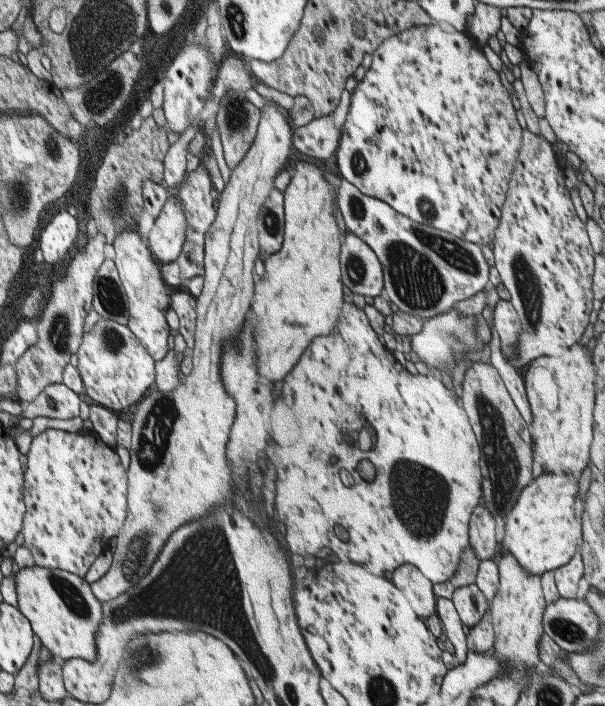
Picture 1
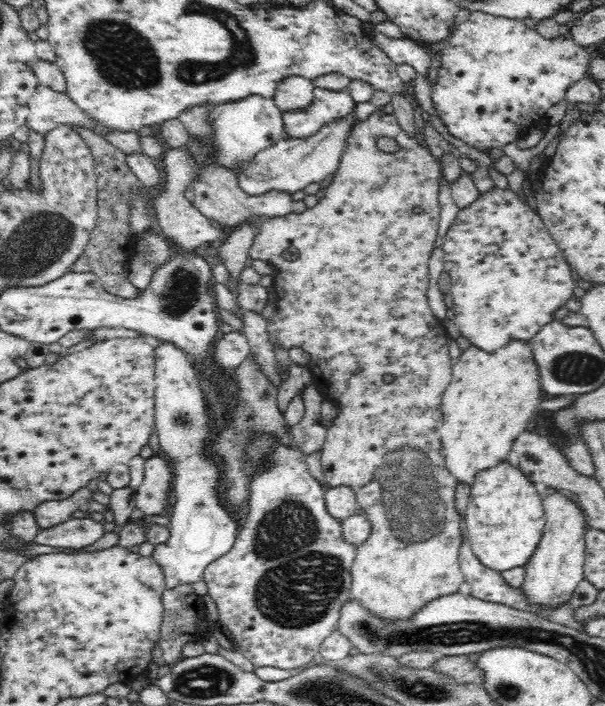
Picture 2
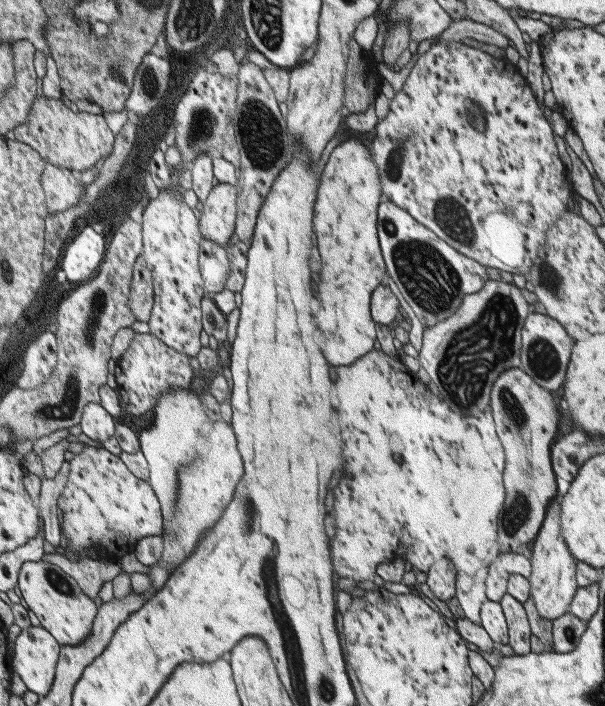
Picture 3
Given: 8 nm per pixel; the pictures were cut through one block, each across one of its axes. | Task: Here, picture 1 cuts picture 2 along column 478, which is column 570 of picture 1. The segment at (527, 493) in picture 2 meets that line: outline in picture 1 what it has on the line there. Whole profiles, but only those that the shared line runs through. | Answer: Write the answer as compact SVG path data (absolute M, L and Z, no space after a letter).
M563 472L543 473L523 488L523 492L519 494L519 500L515 502L509 514L503 516L505 527L499 544L504 553L511 553L527 572L540 575L543 572L566 566L582 544L582 512L585 510L585 505L583 506L581 500L575 500L577 480L577 477L563 474Z

